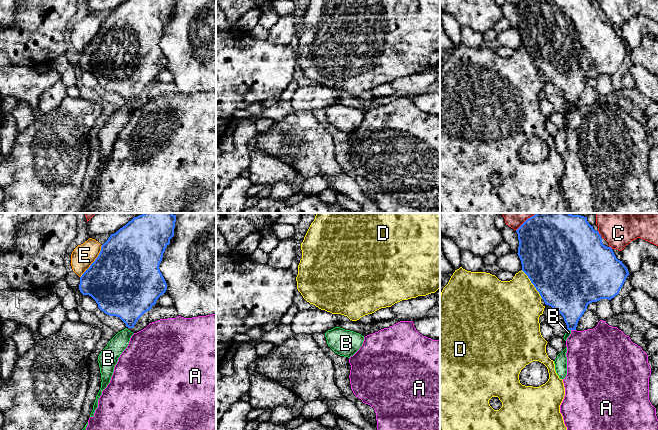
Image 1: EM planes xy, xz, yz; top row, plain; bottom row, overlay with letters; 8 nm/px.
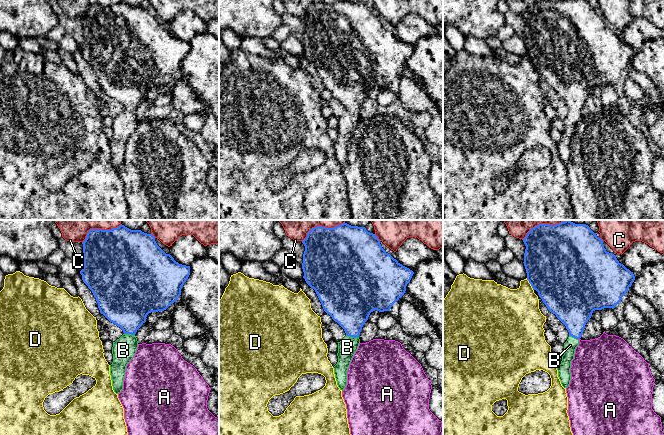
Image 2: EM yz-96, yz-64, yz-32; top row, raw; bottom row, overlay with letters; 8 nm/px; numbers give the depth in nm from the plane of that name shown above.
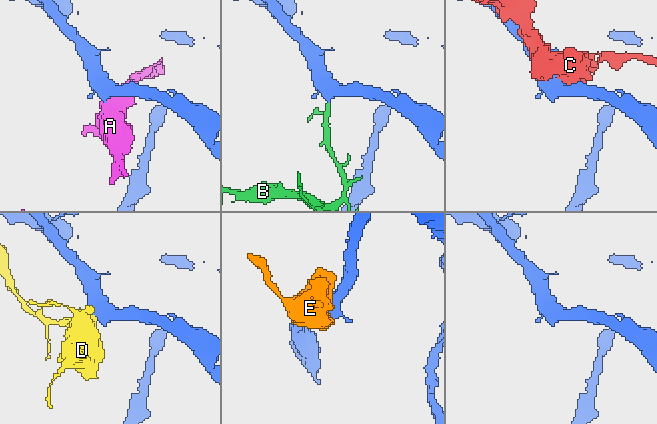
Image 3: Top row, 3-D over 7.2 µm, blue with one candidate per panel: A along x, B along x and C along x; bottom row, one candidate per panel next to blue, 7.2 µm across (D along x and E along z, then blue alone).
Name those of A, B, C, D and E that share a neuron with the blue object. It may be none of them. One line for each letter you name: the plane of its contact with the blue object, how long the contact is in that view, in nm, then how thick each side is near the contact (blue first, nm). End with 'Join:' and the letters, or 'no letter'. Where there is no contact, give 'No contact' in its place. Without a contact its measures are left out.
B: Touches blue in yz. Shared border 30 nm. Thickness 300 nm (blue) against 50 nm
Join: B

